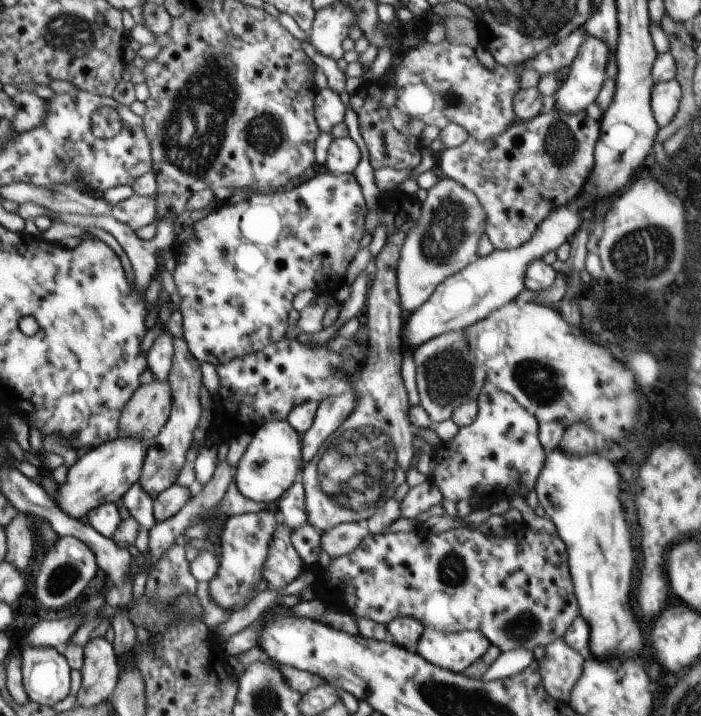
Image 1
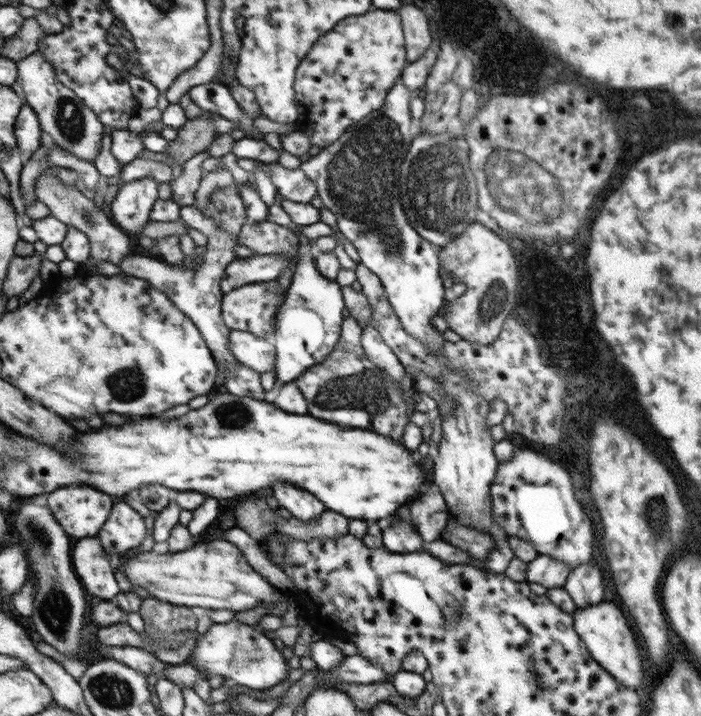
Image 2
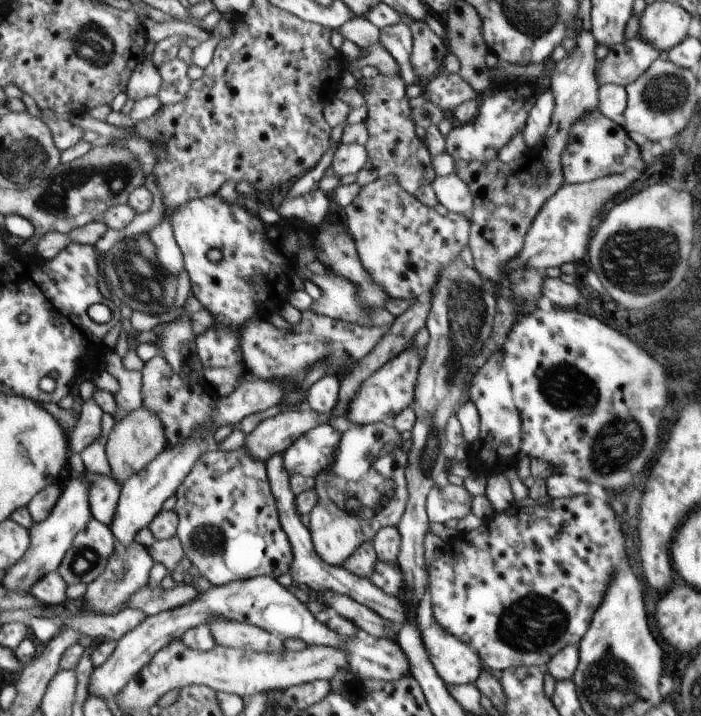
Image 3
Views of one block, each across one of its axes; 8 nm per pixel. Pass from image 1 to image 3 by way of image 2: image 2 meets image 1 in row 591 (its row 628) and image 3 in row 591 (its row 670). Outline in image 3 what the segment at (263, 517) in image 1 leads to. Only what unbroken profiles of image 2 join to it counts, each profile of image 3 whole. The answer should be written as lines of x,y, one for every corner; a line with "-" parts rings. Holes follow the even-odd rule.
259,576
251,579
232,581
224,586
213,586
190,604
164,611
159,615
149,616
136,630
129,632
119,641
116,652
106,661
106,664
94,668
89,681
89,692
92,695
110,700
118,698
119,694
156,658
168,643
180,639
191,628
209,623
210,617
222,615
228,621
250,623
267,630
270,634
284,638
301,638
310,645
326,645
348,653
349,668
354,679
376,679
397,681
411,676
410,665
406,653
397,640
376,638
370,633
359,630
358,634
349,639
340,636
321,623
311,609
298,600
286,587
278,583
275,577

